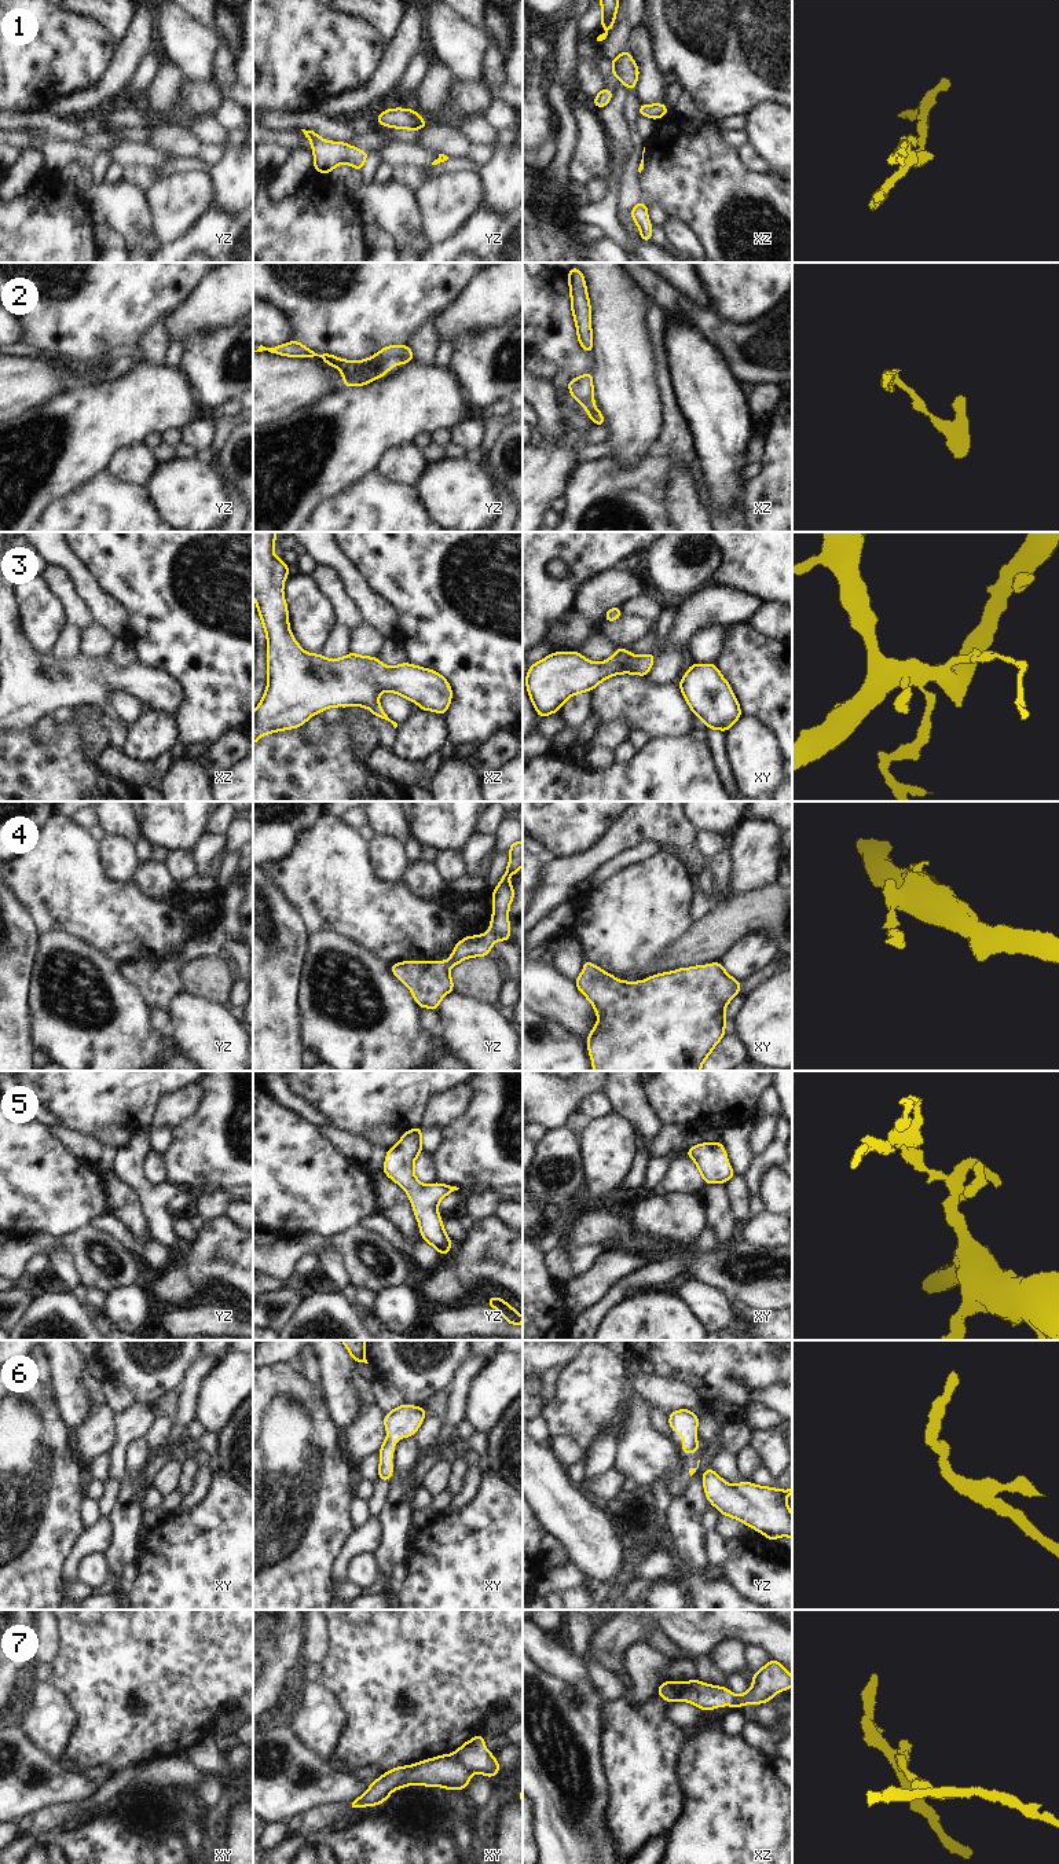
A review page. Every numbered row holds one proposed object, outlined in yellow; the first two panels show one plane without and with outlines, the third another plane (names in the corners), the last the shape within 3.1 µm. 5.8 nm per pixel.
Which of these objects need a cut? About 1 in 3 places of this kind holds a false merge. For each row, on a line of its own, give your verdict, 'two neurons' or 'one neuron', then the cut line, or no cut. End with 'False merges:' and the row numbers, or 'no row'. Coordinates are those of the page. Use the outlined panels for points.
1: two neurons | xz (626, 50), (619, 58), (616, 77)
2: one neuron | no cut
3: one neuron | no cut
4: one neuron | no cut
5: one neuron | no cut
6: one neuron | no cut
7: two neurons | xy (454, 1753), (454, 1757), (471, 1773)
False merges: 1, 7

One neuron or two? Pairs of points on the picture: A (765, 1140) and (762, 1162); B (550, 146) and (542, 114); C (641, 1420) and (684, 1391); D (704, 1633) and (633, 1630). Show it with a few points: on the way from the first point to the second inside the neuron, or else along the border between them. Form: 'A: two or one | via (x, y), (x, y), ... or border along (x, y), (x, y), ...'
A: two | border along (777, 1119), (772, 1143), (754, 1156)
B: two | border along (552, 136), (537, 151)
C: two | border along (631, 1390), (651, 1408)
D: two | border along (658, 1624), (660, 1628)

